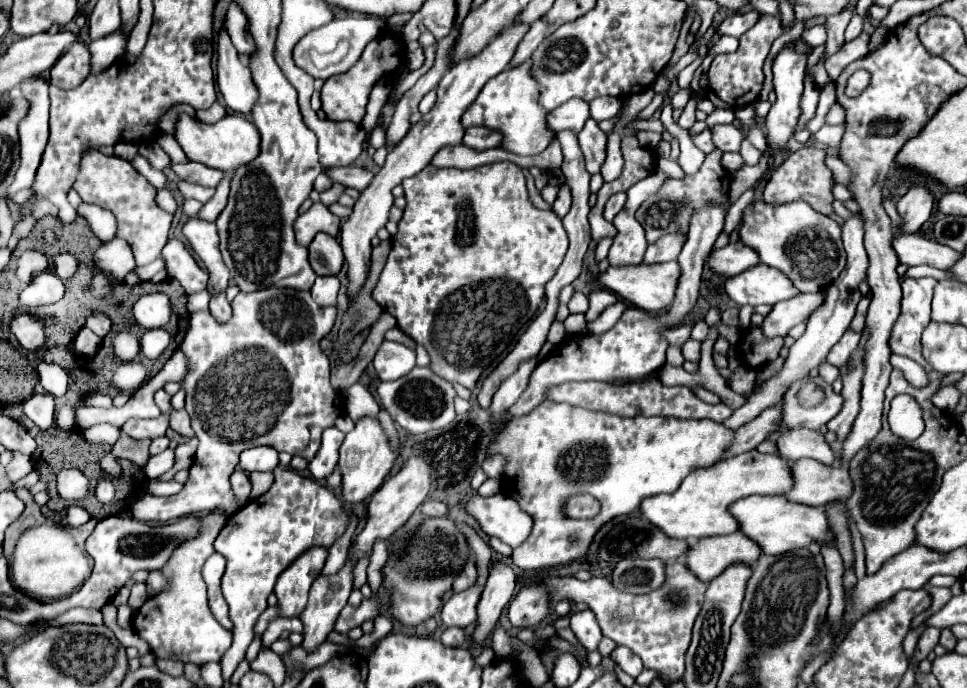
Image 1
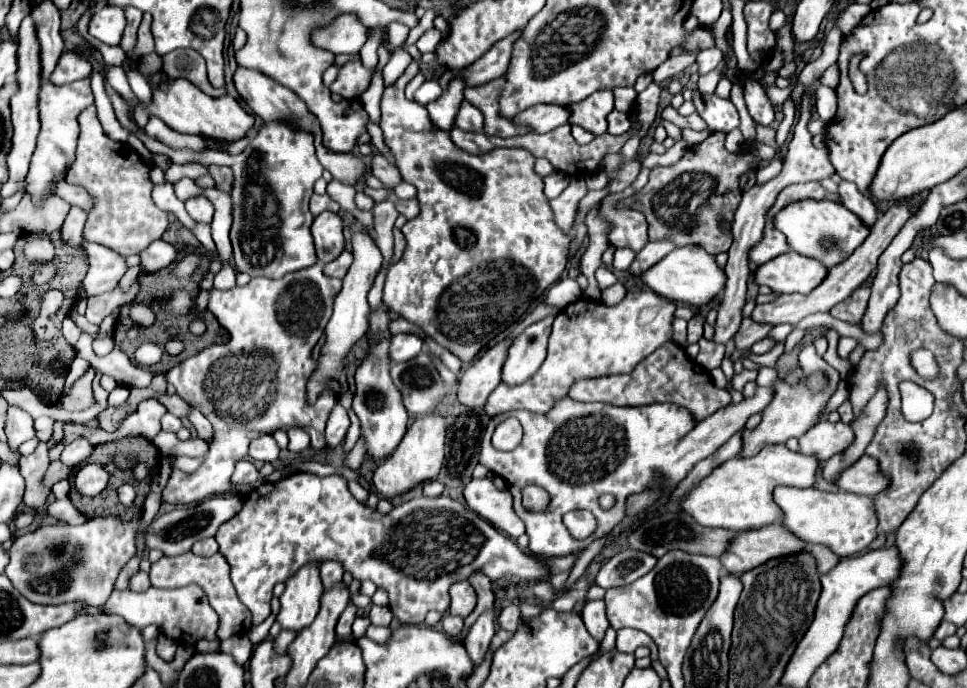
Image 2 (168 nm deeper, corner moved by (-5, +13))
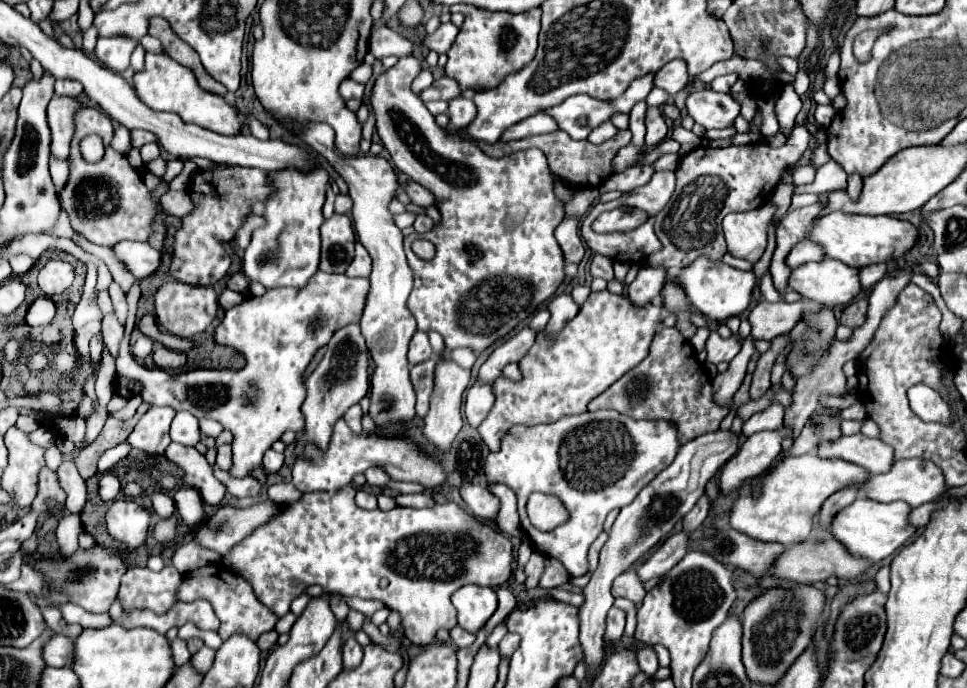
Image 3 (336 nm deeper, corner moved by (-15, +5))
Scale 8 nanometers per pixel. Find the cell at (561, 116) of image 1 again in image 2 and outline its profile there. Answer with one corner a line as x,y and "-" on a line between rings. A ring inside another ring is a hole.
533,105
515,117
517,123
527,123
535,133
553,131
559,125
569,123
567,105

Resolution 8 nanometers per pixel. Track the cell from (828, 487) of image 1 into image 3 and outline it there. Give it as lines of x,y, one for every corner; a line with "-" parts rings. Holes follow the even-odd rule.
901,459
897,461
889,473
883,475
873,475
867,485
863,485
863,493
869,499
891,503
891,501
907,501
911,507
919,507
929,501
937,501
947,493
947,483
943,479
943,471
931,463
929,459

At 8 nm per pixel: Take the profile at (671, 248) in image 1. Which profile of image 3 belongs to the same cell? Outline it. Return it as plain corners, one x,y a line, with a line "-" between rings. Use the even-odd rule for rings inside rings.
645,265
637,273
637,279
627,287
627,297
631,299
631,303
635,303
635,307
647,305
659,297
659,291
663,287
663,279
665,279
663,267

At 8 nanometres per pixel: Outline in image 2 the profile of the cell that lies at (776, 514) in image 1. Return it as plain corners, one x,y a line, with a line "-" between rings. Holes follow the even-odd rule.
775,487
773,501
783,511
781,525
787,527
805,543
823,543
831,547
839,557
859,555
877,537
877,517
873,511
873,499
855,493
827,493
819,489

